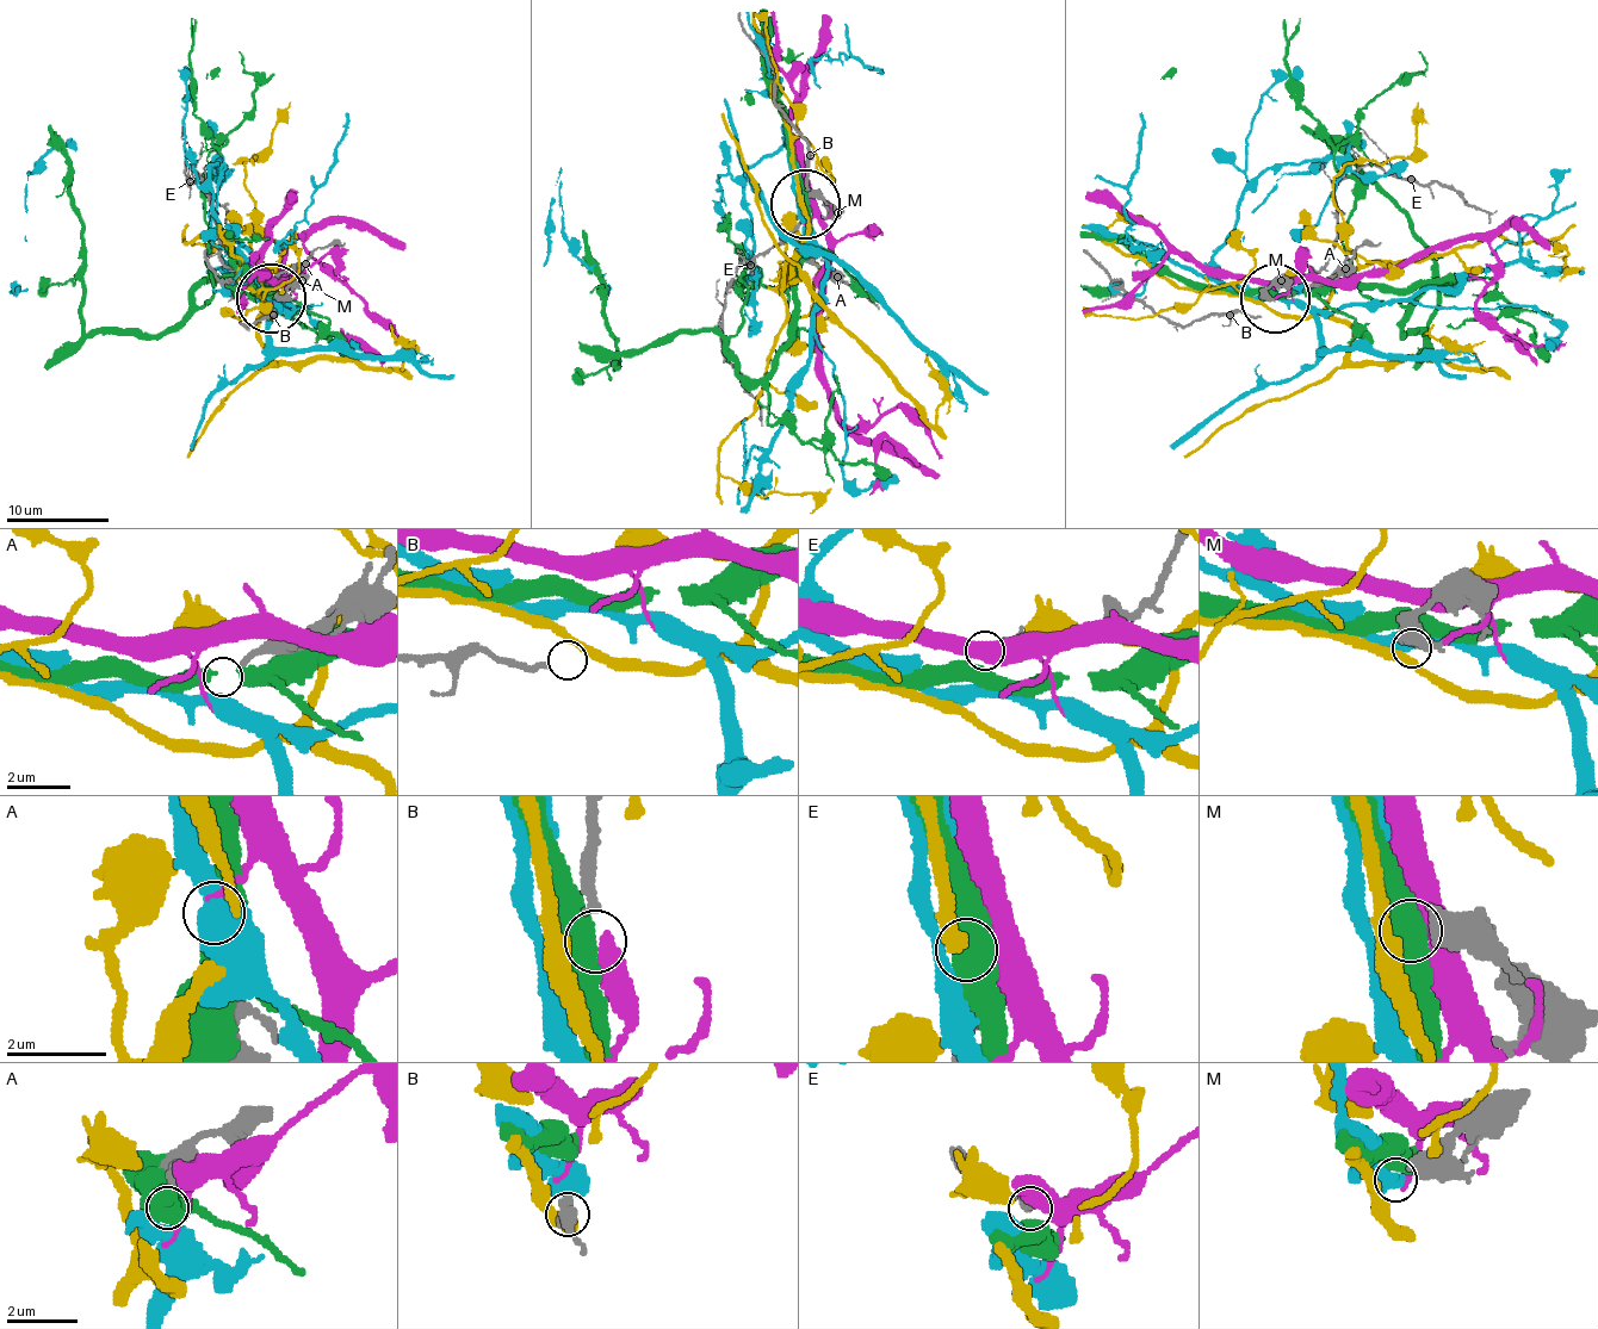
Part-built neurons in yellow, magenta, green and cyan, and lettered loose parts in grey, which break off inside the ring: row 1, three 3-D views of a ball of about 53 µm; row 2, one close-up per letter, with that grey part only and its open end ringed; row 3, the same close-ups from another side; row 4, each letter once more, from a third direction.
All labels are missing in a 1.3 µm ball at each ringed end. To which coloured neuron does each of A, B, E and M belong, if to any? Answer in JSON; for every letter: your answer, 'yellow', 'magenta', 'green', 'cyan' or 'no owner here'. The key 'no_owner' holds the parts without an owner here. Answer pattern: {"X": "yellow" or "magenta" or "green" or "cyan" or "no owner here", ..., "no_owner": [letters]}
{"A": "cyan", "B": "no owner here", "E": "no owner here", "M": "yellow", "no_owner": ["B", "E"]}

